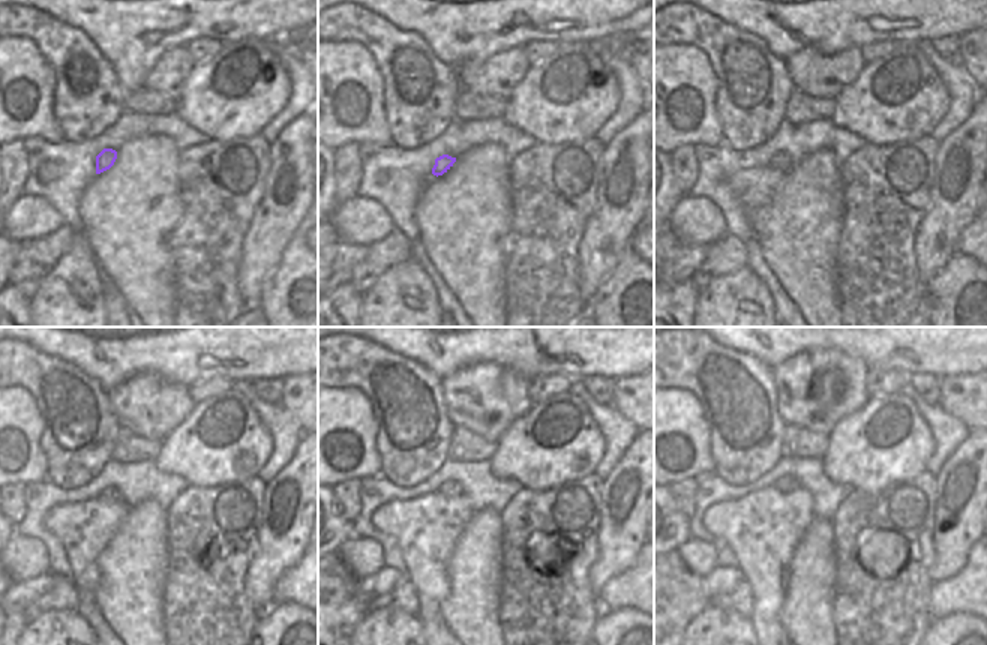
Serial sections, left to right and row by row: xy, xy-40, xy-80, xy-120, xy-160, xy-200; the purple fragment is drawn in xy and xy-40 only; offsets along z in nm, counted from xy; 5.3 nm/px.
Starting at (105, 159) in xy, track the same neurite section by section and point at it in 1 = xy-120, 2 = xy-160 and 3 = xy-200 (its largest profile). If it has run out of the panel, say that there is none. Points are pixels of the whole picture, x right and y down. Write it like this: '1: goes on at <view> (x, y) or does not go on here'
1: goes on at xy-120 (110, 492)
2: goes on at xy-160 (449, 488)
3: goes on at xy-200 (786, 485)

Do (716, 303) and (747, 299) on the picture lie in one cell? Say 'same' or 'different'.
same

